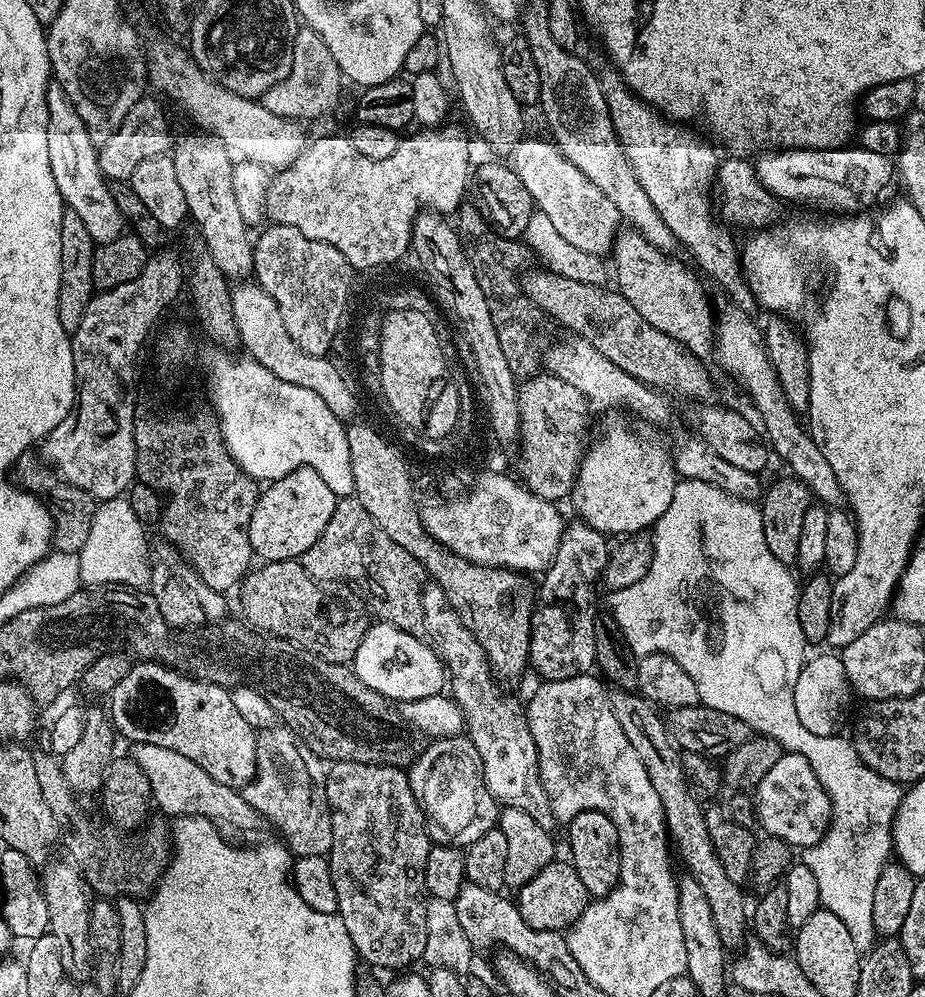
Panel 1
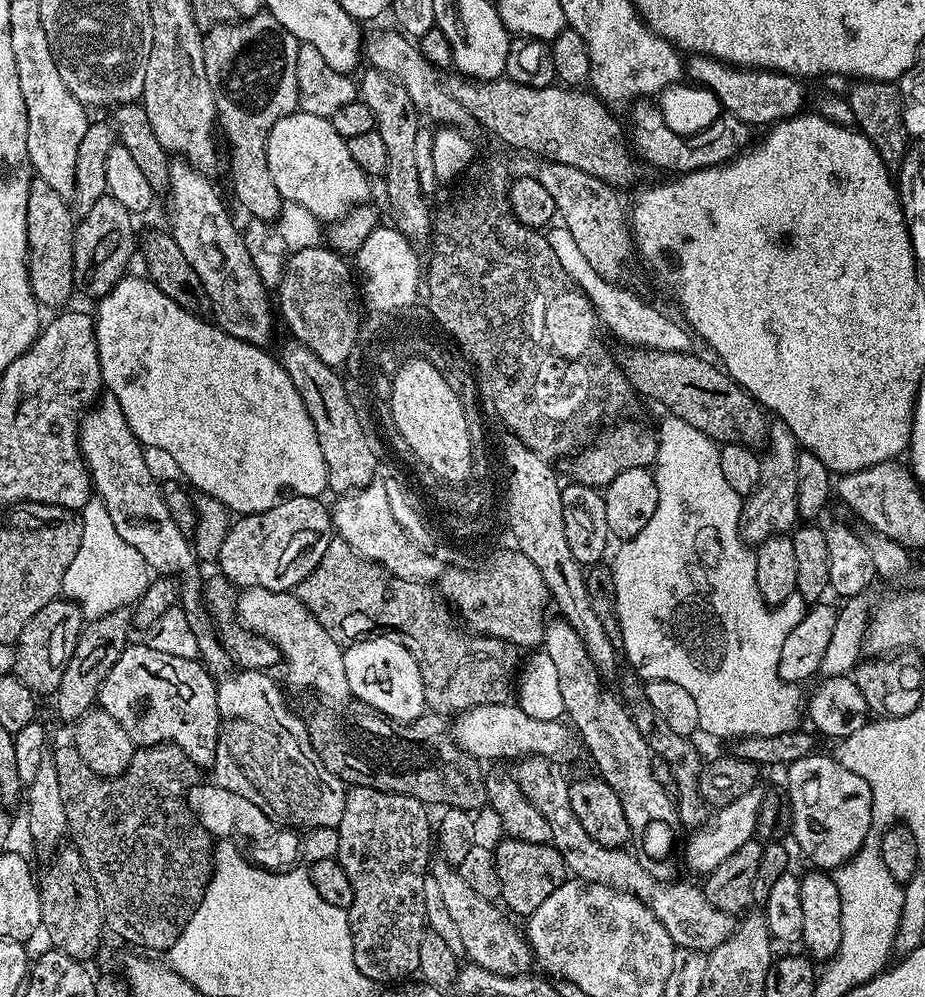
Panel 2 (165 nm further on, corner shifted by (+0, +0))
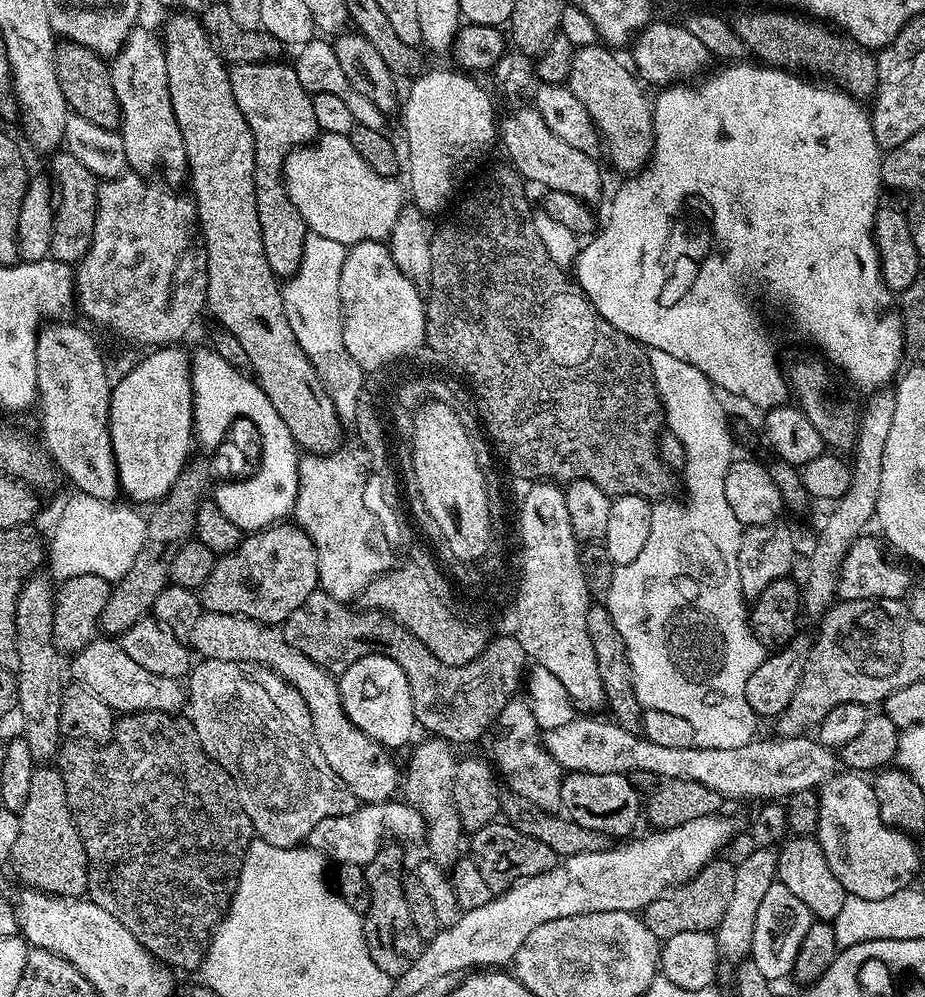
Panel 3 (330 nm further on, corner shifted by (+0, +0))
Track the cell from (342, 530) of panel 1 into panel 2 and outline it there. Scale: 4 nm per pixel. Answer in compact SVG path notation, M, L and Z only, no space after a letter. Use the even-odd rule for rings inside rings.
M334 538L330 546L326 546L322 562L318 562L318 566L314 566L314 570L306 578L302 578L294 593L308 607L310 614L322 624L323 629L339 642L355 642L370 636L391 636L399 640L402 646L406 646L406 650L410 650L420 667L429 713L455 718L474 706L506 704L513 699L514 681L522 664L520 648L502 638L469 634L456 620L457 625L452 621L452 616L448 613L449 605L435 587L390 574L381 564L374 564L359 556L344 540Z

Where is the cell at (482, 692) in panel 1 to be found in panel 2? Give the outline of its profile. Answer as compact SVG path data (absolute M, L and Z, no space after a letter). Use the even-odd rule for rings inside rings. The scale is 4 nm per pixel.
M526 756L516 766L514 775L522 794L526 794L538 814L542 814L542 818L550 822L551 845L558 850L558 854L562 854L564 865L575 879L627 890L632 896L639 897L666 926L677 948L689 948L707 954L722 946L722 942L726 942L726 938L735 932L737 917L714 906L703 887L695 888L692 884L676 884L677 882L654 878L633 853L632 857L624 848L607 848L602 846L602 842L594 842L594 838L586 834L582 822L578 822L574 809L570 807L570 780L569 777L564 777L557 761L545 756Z

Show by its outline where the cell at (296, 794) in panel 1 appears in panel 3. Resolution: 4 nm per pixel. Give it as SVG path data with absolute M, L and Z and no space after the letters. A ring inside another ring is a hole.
M201 659L193 663L192 671L186 677L186 716L192 721L194 730L198 730L198 742L206 750L206 754L211 760L216 760L225 768L234 778L234 782L240 788L240 801L246 810L246 814L252 823L253 833L259 839L270 842L279 848L294 848L303 845L307 841L310 830L322 822L322 818L334 818L338 814L350 814L358 807L357 798L350 790L340 781L338 774L330 768L326 762L325 755L322 754L321 747L318 746L318 740L315 738L314 730L311 728L310 710L307 709L306 702L303 701L302 695L280 677L276 672L260 664L252 664L244 661L214 661Z

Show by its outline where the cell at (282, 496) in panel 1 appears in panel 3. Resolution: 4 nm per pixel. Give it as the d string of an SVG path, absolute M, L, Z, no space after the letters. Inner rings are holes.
M277 522L271 528L262 528L255 534L245 535L237 548L219 557L198 595L205 612L242 615L262 624L280 626L286 618L290 618L290 614L294 614L294 610L298 610L298 606L302 606L302 602L306 602L306 598L310 598L312 592L317 591L319 583L316 547L310 537L295 523Z

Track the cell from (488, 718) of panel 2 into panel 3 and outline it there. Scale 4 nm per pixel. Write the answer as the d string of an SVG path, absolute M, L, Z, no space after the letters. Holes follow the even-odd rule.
M582 714L576 719L566 722L566 726L554 726L554 730L544 732L542 739L545 750L550 754L550 758L554 758L554 762L558 762L558 766L565 773L569 772L585 772L586 774L633 774L632 772L649 772L652 776L660 776L661 781L665 780L689 780L690 782L702 782L702 786L710 786L710 790L714 790L725 801L728 800L756 800L755 802L776 802L781 798L787 798L798 794L802 790L816 790L820 786L831 779L838 772L838 756L833 749L827 748L825 744L821 744L819 739L813 738L811 735L805 734L802 736L780 736L776 740L760 740L754 738L750 742L746 742L746 746L734 746L734 750L714 750L713 748L697 748L695 746L687 748L686 746L658 746L658 742L650 742L643 734L631 732L624 729L618 723L611 719L595 720L597 717L592 714Z

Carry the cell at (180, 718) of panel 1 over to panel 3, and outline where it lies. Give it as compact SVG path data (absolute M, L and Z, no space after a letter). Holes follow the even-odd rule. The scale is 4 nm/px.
M97 638L91 640L80 652L75 653L70 660L70 676L73 681L79 682L88 688L106 706L112 708L113 713L127 714L130 712L170 712L179 713L186 704L186 688L179 679L171 680L162 674L152 674L150 670L142 670L130 654L126 654L120 649L119 643L112 638Z

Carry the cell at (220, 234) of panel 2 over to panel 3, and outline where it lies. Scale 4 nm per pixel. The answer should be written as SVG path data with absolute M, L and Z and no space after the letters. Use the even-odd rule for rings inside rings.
M143 26L133 28L128 41L111 61L110 71L122 117L118 131L126 146L129 167L140 174L148 174L151 168L183 173L188 167L188 159L182 142L182 130L178 130L174 106L170 102L161 37L157 33L155 36L154 33L147 32Z

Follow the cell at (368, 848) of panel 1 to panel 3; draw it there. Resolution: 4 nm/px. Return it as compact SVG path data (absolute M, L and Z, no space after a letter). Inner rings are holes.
M391 846L381 848L380 853L364 868L365 880L369 886L369 910L362 916L366 946L370 950L370 958L378 965L378 970L386 970L390 977L406 974L418 958L422 941L418 930L410 918L410 909L406 906L404 893L404 856L395 852Z

